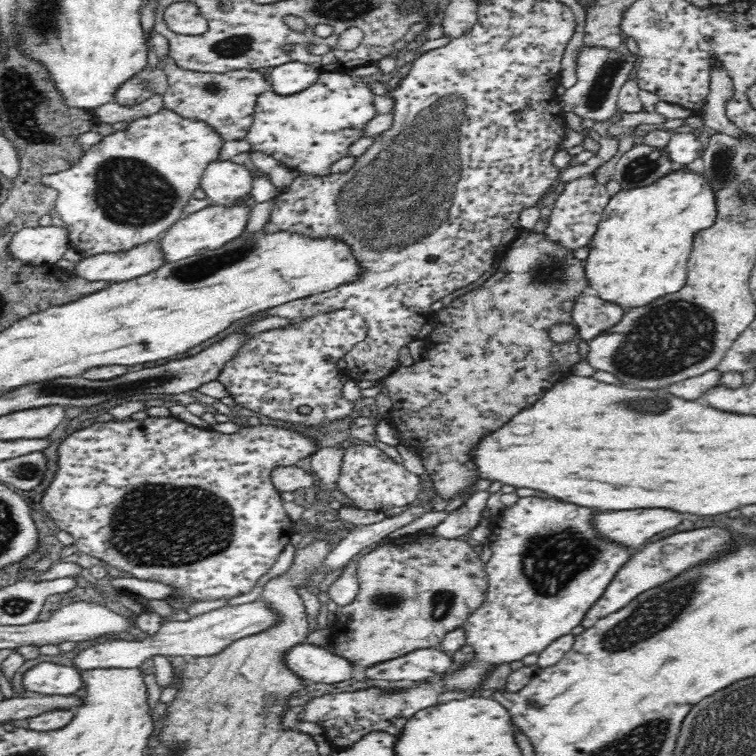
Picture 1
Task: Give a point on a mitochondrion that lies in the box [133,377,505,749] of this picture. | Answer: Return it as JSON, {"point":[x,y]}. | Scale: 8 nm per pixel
{"point":[389,601]}

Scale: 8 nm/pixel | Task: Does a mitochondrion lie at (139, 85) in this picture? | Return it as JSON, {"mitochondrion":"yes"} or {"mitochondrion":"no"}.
{"mitochondrion":"no"}

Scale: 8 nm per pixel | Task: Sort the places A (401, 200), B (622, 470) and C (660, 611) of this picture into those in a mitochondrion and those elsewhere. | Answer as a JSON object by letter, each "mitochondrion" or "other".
{"A":"mitochondrion","B":"other","C":"mitochondrion"}

